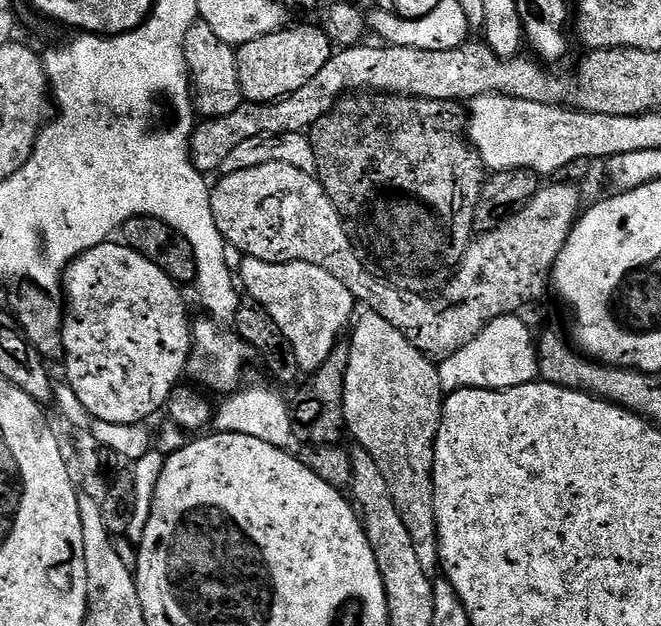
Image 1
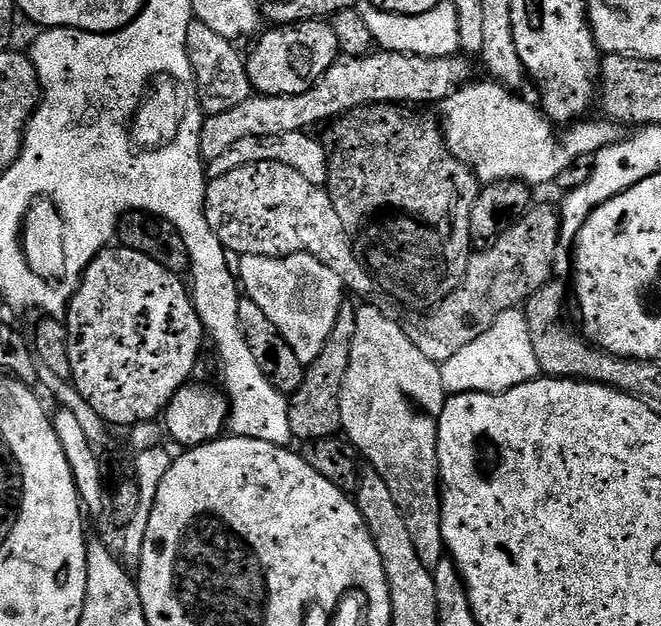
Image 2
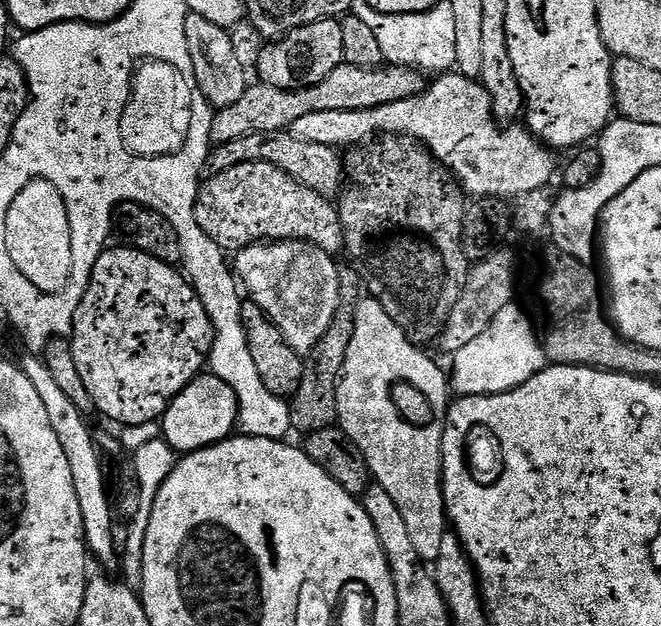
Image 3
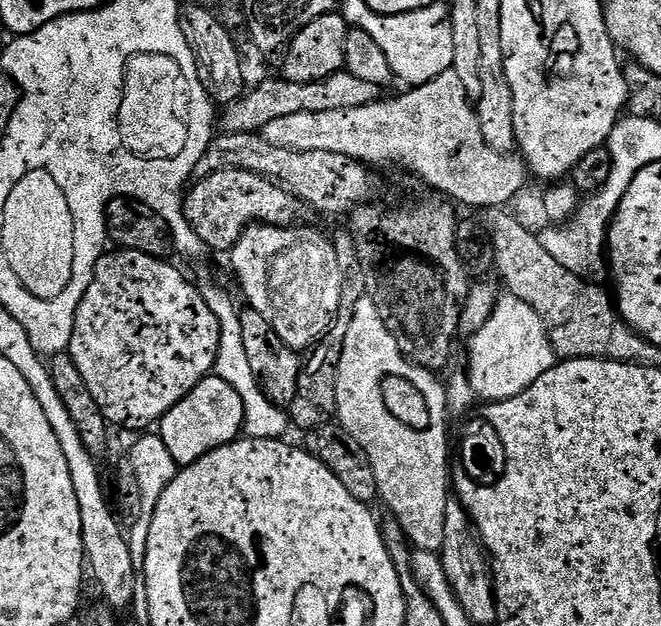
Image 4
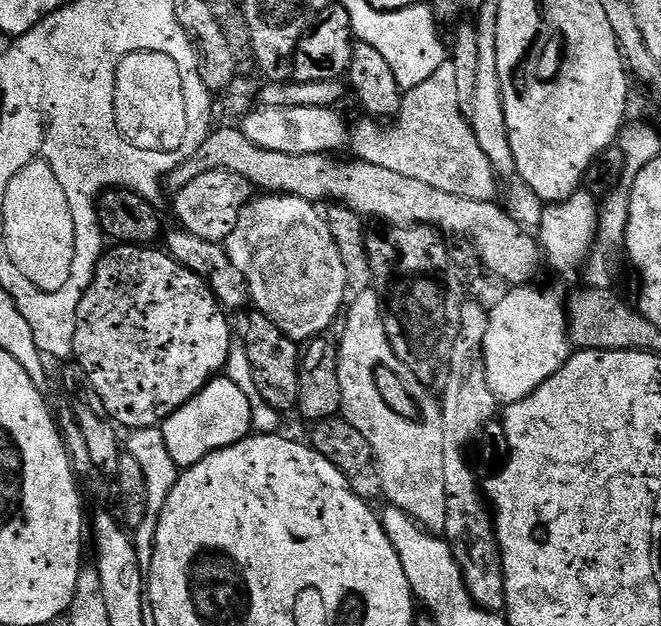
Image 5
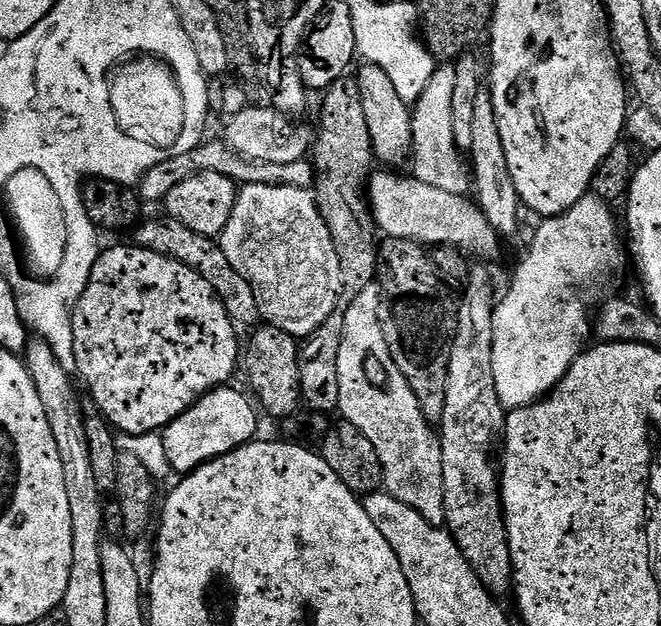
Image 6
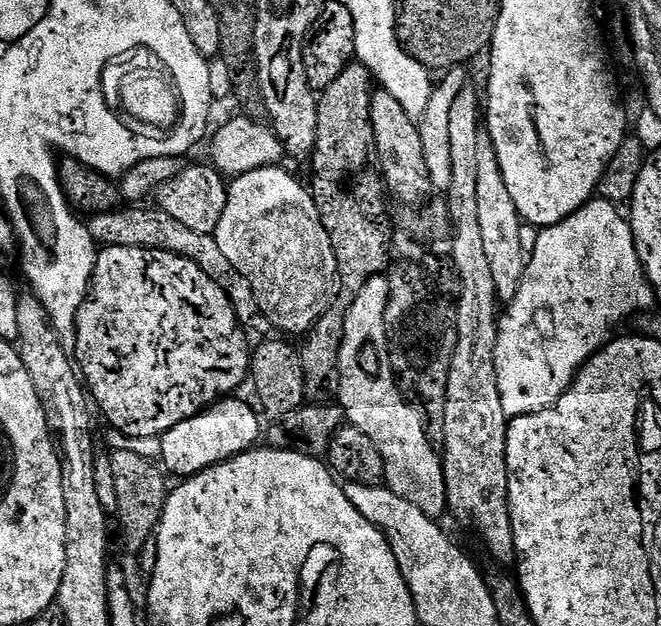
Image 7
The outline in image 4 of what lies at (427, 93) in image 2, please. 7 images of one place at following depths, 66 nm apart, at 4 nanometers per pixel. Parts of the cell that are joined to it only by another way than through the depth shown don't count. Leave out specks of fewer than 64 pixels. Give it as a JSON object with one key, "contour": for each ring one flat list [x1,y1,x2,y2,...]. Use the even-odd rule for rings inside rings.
{"contour":[[347,70,330,74,330,78,322,78,318,82,299,84,283,78,264,80,257,88,249,87,233,104,227,105,224,112,225,133,229,132,260,132,274,118,283,118,289,114,309,112,315,114,317,110,342,110,354,106,372,104,378,98,377,85,362,82,362,78,354,78]]}

